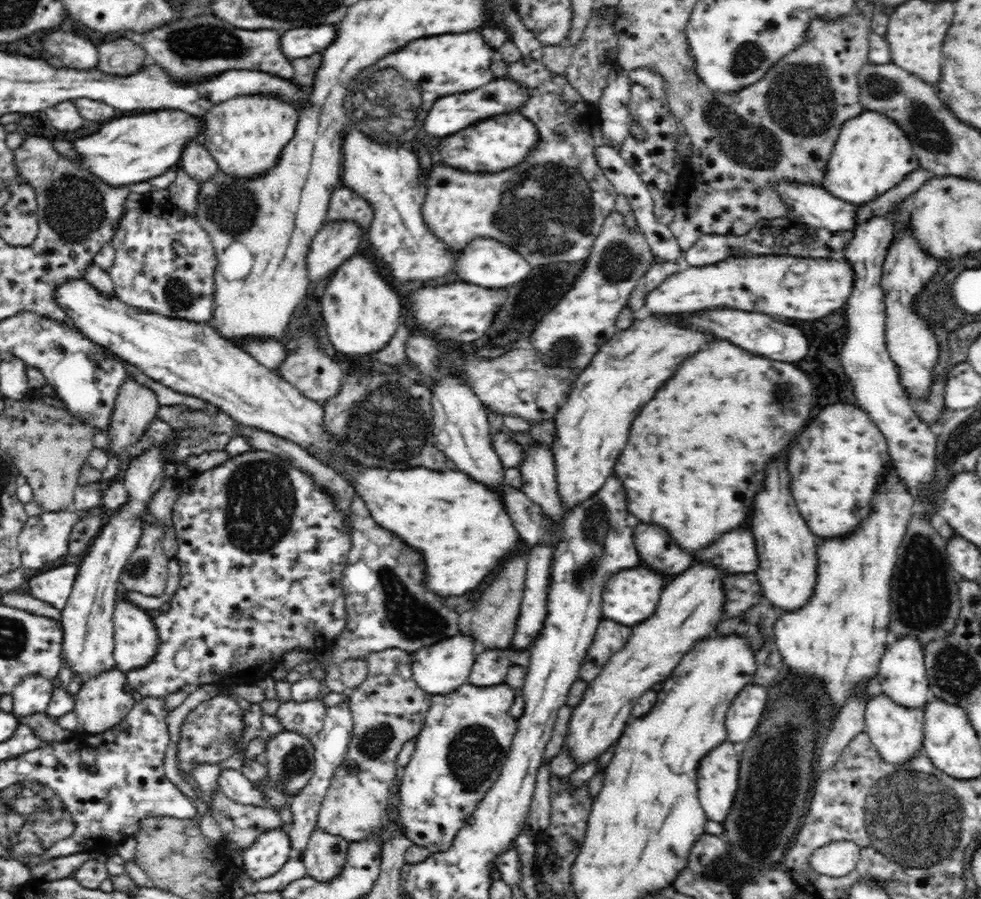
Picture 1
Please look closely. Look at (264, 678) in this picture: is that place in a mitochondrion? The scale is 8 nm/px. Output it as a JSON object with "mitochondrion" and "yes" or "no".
{"mitochondrion":"no"}

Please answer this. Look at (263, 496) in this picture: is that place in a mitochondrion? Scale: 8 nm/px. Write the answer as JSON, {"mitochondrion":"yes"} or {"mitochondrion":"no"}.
{"mitochondrion":"yes"}

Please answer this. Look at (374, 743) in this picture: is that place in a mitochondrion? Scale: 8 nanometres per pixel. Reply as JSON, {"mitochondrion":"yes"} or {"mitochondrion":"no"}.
{"mitochondrion":"yes"}

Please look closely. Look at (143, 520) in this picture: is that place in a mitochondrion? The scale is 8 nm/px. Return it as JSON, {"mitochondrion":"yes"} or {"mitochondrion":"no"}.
{"mitochondrion":"no"}

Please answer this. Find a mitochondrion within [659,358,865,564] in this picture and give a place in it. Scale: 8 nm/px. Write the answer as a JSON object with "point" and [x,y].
{"point":[778,391]}

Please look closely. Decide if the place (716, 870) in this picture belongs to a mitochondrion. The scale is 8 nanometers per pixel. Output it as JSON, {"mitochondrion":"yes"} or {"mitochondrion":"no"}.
{"mitochondrion":"yes"}

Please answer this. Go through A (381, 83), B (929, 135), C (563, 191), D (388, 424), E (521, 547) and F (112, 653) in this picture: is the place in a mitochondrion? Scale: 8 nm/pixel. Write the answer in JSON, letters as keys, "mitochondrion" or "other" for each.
{"A":"mitochondrion","B":"mitochondrion","C":"mitochondrion","D":"mitochondrion","E":"other","F":"other"}

